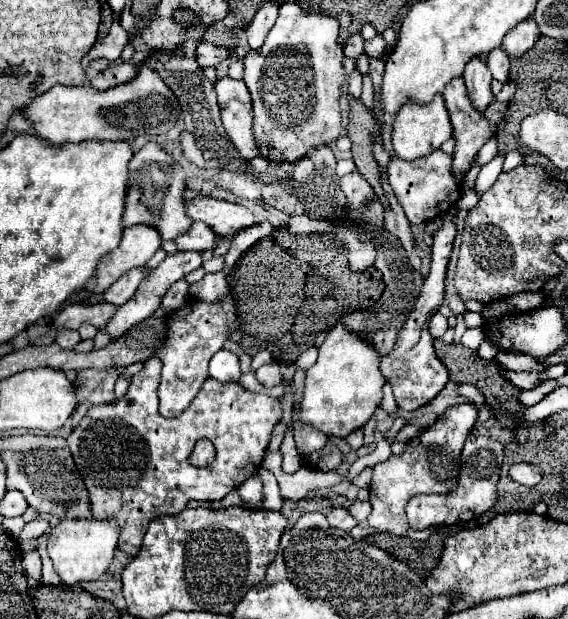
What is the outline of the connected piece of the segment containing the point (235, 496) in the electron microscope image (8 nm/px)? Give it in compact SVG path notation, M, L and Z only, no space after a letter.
M234 490L222 500L211 502L210 505L212 509L225 509L233 506L242 506L243 503L240 499L238 491Z

